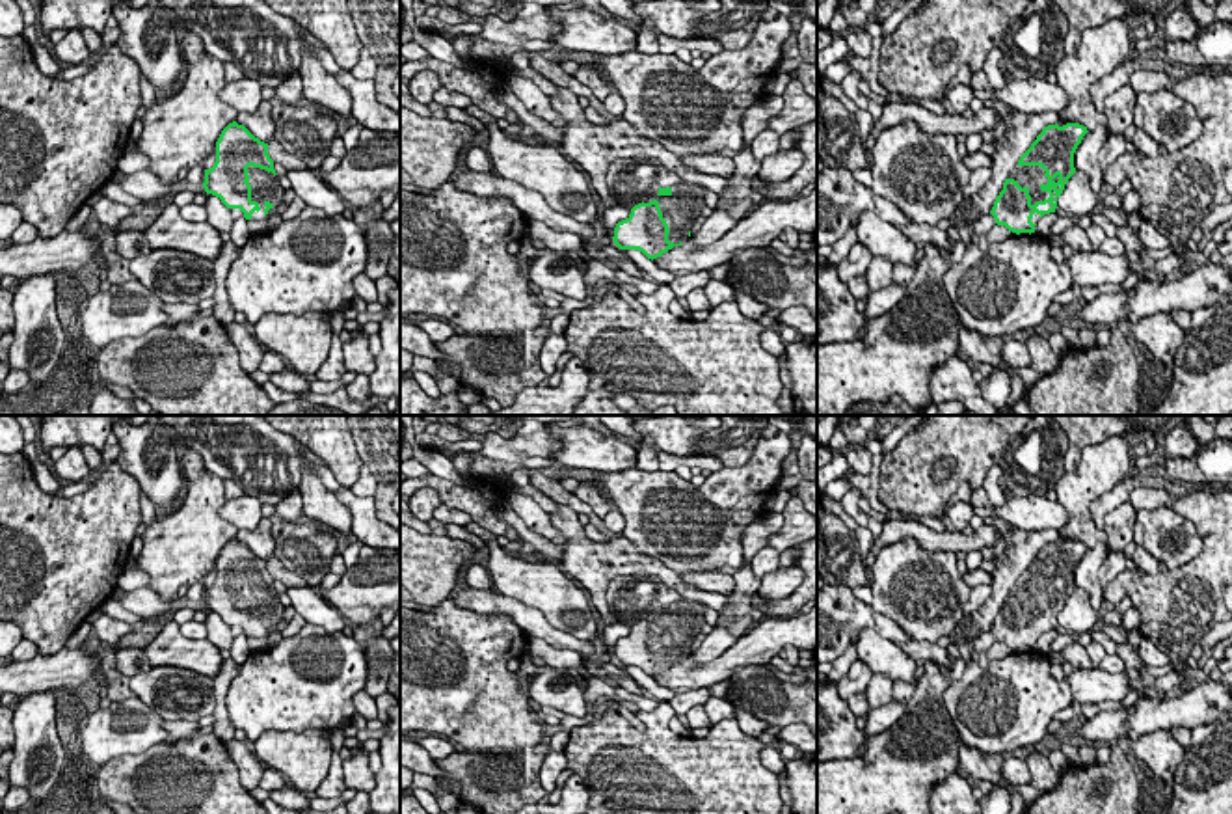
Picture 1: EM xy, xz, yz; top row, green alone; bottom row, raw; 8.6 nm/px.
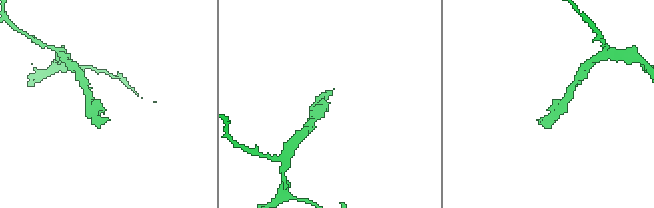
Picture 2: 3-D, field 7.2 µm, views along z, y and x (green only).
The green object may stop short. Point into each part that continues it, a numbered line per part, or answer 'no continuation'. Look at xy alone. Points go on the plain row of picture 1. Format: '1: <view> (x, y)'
1: xy (265, 604)

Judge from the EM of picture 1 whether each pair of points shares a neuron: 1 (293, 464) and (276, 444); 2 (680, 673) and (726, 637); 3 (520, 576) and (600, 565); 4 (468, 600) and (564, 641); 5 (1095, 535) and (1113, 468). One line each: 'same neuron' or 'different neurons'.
1: same neuron
2: different neurons
3: different neurons
4: same neuron
5: same neuron

